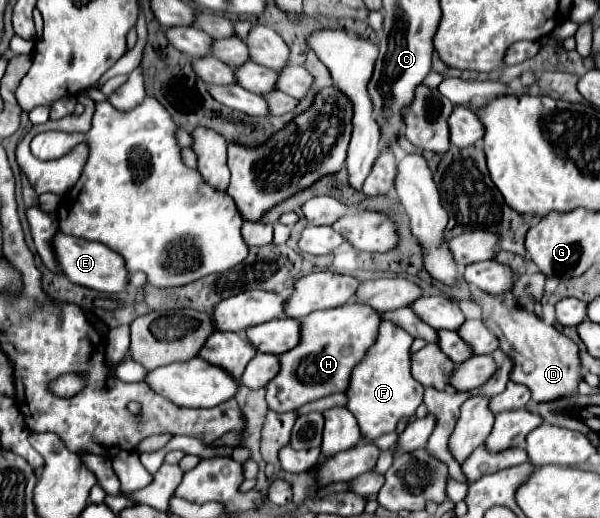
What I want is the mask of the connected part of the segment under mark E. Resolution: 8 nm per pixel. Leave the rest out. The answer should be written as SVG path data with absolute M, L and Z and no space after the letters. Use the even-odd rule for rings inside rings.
M58 232L54 238L54 252L56 252L56 260L60 262L62 272L66 274L66 278L70 282L86 286L96 292L104 292L104 294L122 294L128 290L130 278L128 278L122 256L118 256L114 250L106 248L104 244L66 236L66 234Z

